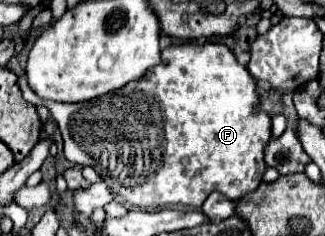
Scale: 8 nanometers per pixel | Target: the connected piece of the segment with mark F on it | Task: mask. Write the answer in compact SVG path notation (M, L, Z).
M182 43L182 45L172 45L166 47L162 51L162 61L158 65L154 65L152 69L146 71L146 75L138 81L132 81L128 85L124 85L118 91L112 91L108 95L102 95L98 99L90 99L86 103L56 103L56 101L42 101L40 97L36 97L28 83L26 77L18 77L20 89L24 93L24 99L30 101L32 105L44 105L52 119L58 123L58 129L62 133L62 141L64 141L64 157L70 163L76 165L90 165L92 169L98 169L98 175L102 177L102 181L110 187L110 191L118 197L122 197L124 201L132 203L132 205L140 205L140 207L164 207L164 205L190 205L190 207L202 207L202 203L206 201L206 197L212 191L218 191L222 195L226 195L230 201L238 201L242 199L246 193L252 193L260 181L262 175L266 171L266 163L264 163L264 147L270 141L270 117L266 113L254 113L254 105L258 103L258 93L256 93L256 83L250 77L248 69L244 65L240 65L236 61L236 57L232 55L232 51L222 45L222 43L202 43L202 45L194 45L194 43Z

